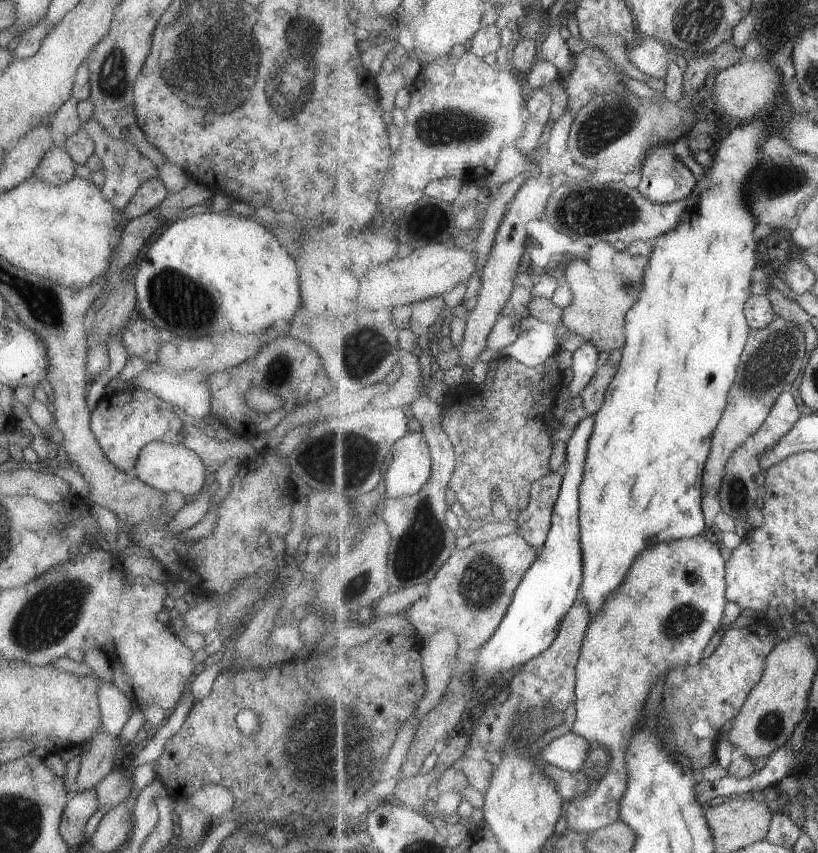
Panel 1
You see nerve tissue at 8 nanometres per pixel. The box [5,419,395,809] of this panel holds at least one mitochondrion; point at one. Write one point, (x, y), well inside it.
(47, 617)

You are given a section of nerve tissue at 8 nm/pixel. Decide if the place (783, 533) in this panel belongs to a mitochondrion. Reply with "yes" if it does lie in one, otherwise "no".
no

